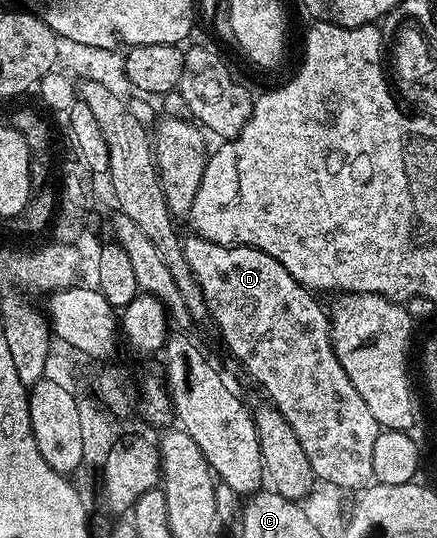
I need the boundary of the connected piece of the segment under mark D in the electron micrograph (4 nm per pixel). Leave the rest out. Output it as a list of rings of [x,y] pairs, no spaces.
[[[189,236],[184,239],[185,255],[187,256],[187,264],[191,268],[194,280],[199,284],[199,288],[203,292],[203,300],[209,309],[209,318],[211,322],[217,325],[217,330],[221,333],[223,341],[229,345],[229,350],[235,357],[241,361],[241,366],[265,389],[265,394],[270,403],[276,406],[277,411],[287,420],[287,424],[291,424],[291,428],[295,432],[295,436],[299,436],[299,444],[303,444],[303,452],[307,452],[307,460],[313,469],[314,478],[322,478],[330,484],[338,485],[344,492],[360,492],[366,486],[373,482],[373,469],[371,468],[371,452],[375,448],[375,440],[380,436],[383,427],[377,423],[375,416],[371,416],[371,411],[367,408],[367,403],[363,401],[363,396],[359,396],[359,392],[355,392],[355,384],[351,384],[351,380],[347,380],[347,372],[343,372],[343,364],[339,364],[339,360],[333,351],[333,341],[329,335],[329,315],[326,307],[321,307],[316,302],[314,291],[308,290],[305,286],[300,286],[291,276],[291,272],[287,272],[287,268],[283,268],[283,264],[279,264],[279,260],[275,260],[271,256],[267,256],[267,252],[256,250],[250,246],[224,246],[223,244],[215,244],[206,238]]]

